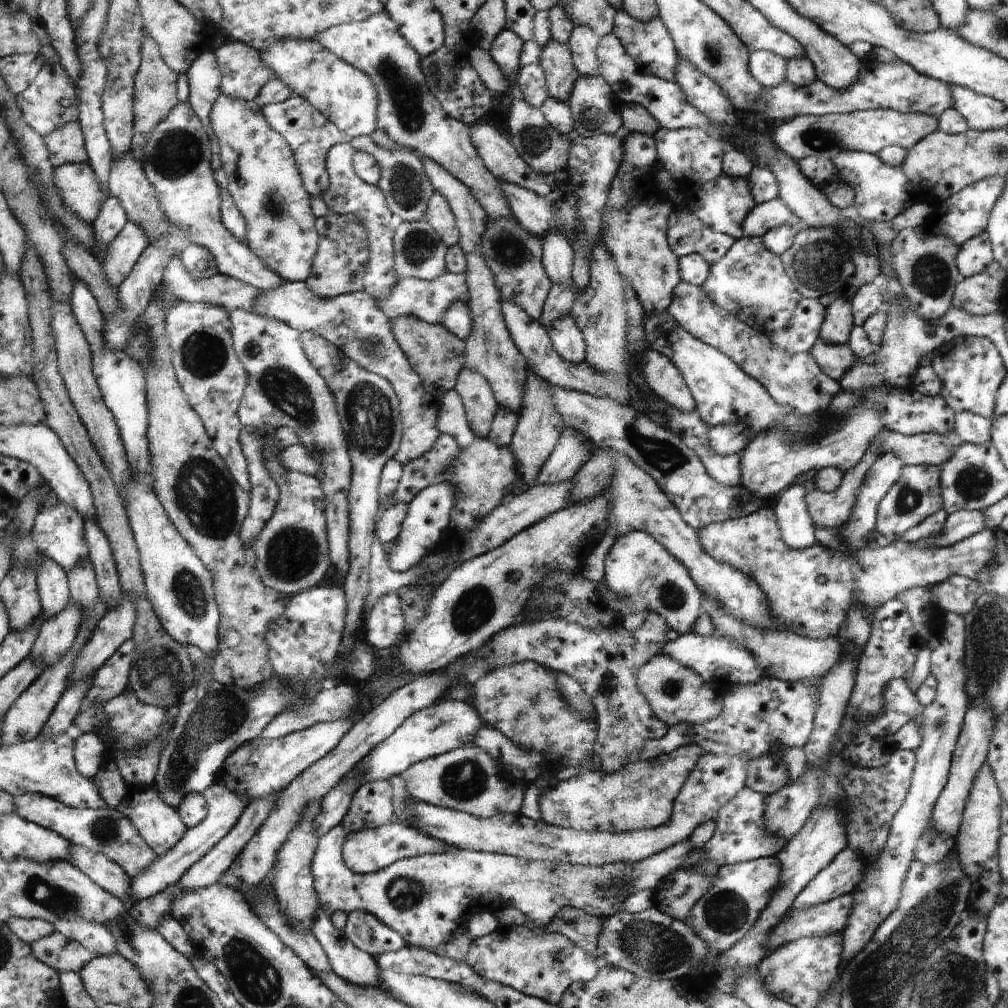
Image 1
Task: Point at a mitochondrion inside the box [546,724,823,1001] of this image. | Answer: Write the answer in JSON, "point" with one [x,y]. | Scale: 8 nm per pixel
{"point":[651,948]}

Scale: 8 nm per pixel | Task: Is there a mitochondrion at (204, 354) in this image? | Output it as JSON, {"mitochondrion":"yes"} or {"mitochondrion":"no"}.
{"mitochondrion":"yes"}

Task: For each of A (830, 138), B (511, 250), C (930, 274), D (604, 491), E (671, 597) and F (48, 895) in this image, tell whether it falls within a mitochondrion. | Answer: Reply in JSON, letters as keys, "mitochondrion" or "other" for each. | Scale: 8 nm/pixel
{"A":"mitochondrion","B":"mitochondrion","C":"mitochondrion","D":"other","E":"mitochondrion","F":"mitochondrion"}

